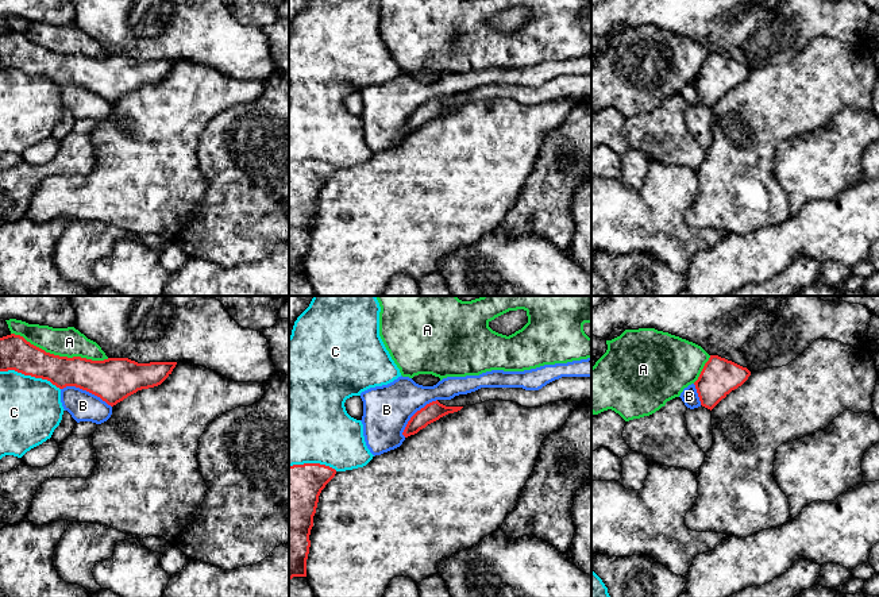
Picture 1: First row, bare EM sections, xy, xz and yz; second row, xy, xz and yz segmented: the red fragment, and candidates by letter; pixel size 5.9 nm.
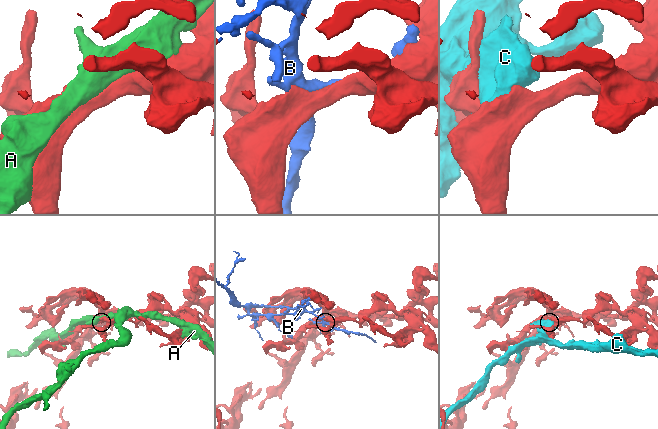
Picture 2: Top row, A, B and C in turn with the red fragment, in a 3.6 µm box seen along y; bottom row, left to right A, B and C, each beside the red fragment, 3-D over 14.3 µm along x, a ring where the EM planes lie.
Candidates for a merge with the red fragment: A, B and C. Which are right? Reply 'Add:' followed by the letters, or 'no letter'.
Add: no letter

